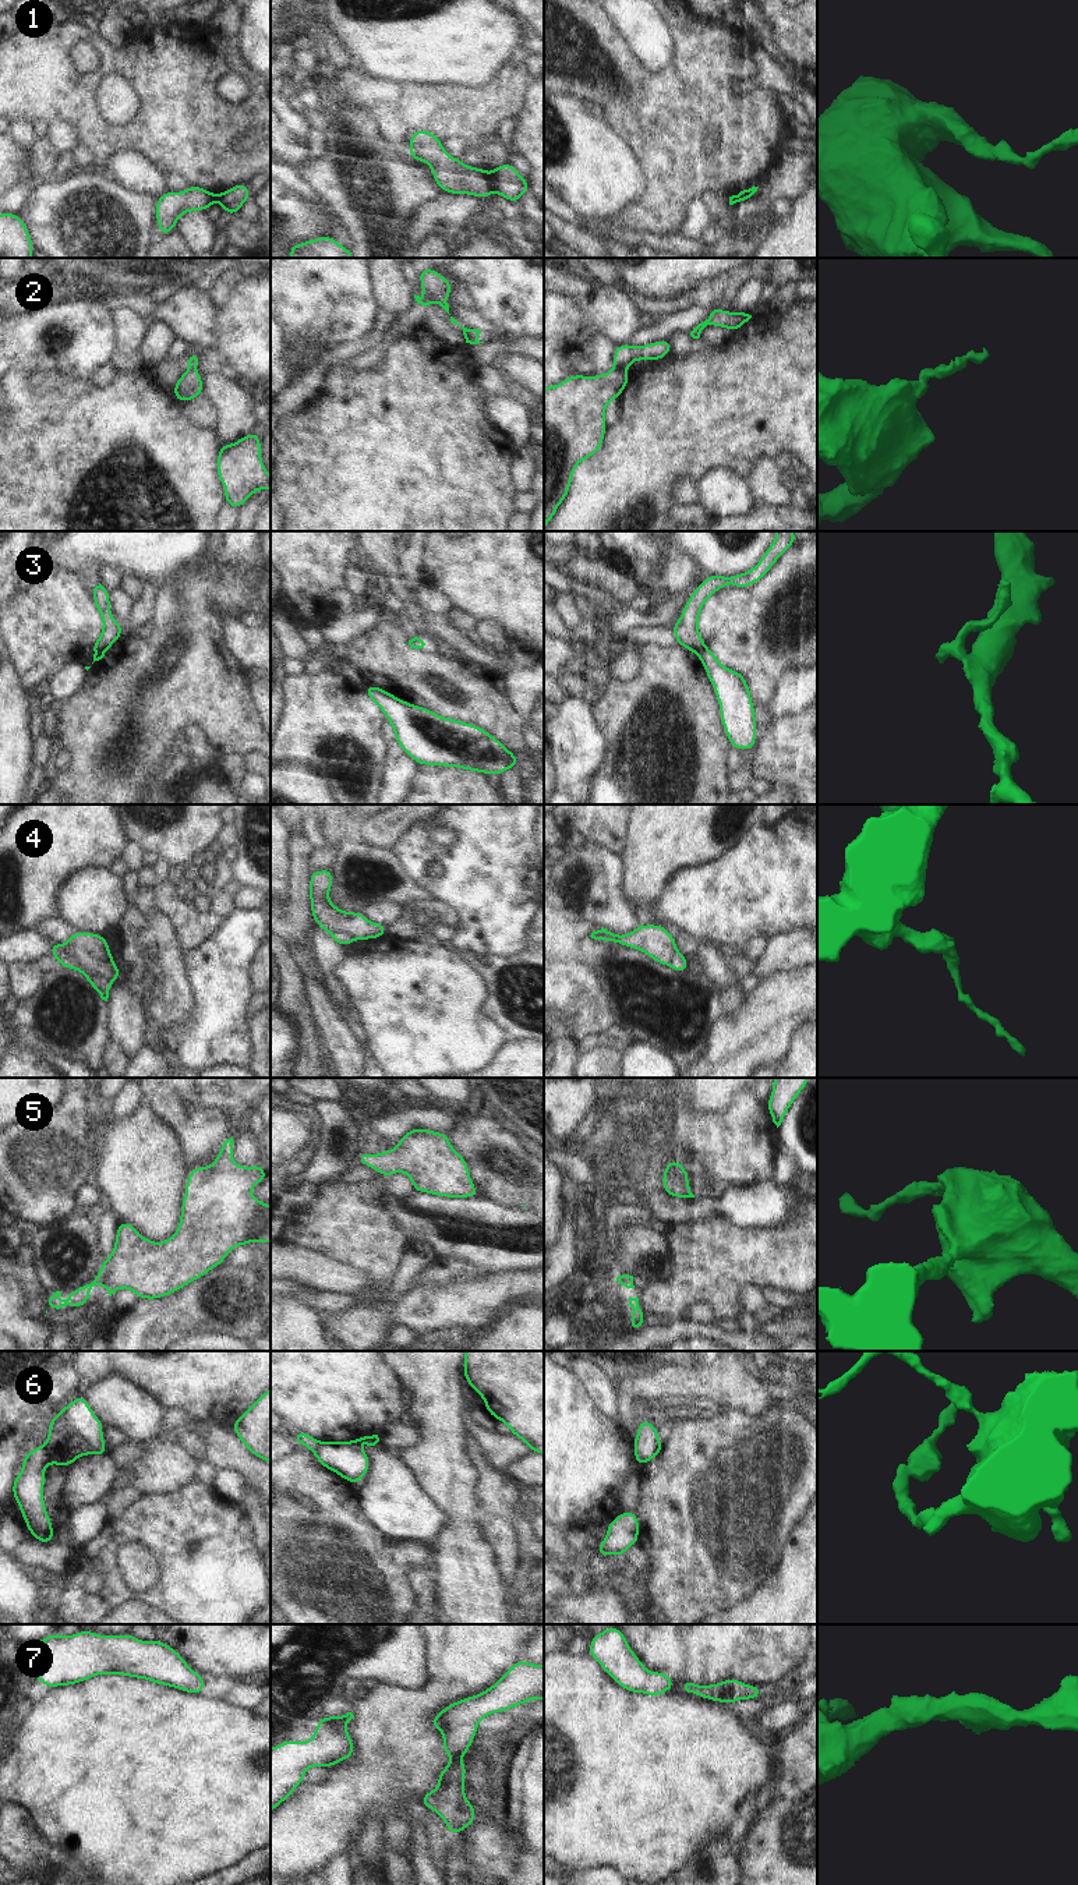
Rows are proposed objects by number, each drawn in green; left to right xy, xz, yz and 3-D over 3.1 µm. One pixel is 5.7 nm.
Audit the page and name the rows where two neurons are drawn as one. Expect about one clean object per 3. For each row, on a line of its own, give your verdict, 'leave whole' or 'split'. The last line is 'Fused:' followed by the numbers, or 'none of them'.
1: split
2: split
3: split
4: split
5: leave whole
6: split
7: leave whole
Fused: 1, 2, 3, 4, 6

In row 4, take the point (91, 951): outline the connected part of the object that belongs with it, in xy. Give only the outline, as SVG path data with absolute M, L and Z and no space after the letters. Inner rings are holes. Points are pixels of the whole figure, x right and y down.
M74 931L66 944L59 944L78 966L93 972L103 980L121 979L121 970L113 962L109 941L98 933Z

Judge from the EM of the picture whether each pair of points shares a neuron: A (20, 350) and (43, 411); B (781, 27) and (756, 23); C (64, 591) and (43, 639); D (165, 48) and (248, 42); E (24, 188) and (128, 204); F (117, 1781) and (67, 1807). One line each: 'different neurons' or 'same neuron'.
A: different neurons
B: different neurons
C: same neuron
D: different neurons
E: different neurons
F: different neurons

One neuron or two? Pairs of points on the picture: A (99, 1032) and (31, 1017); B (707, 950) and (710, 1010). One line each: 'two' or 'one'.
A: one
B: two

